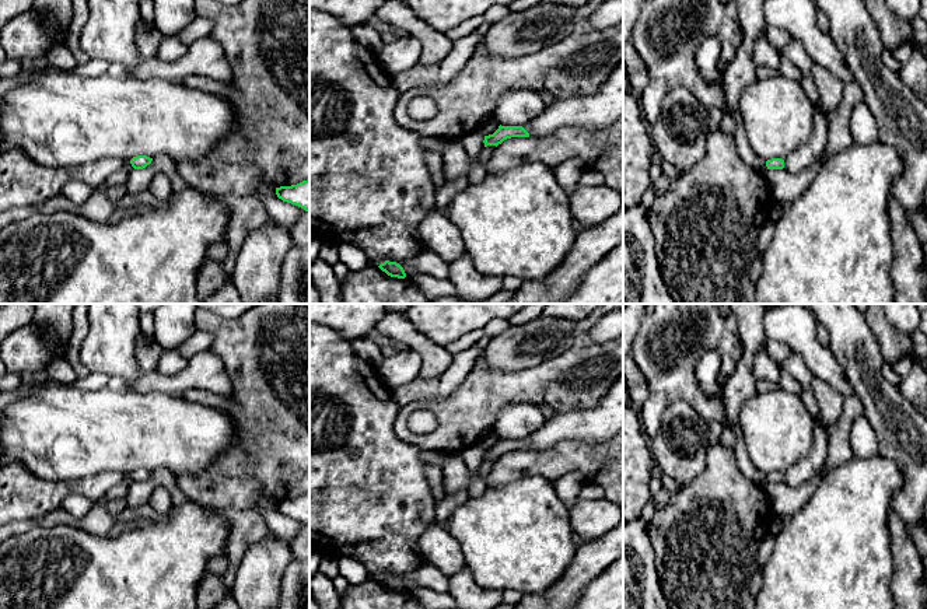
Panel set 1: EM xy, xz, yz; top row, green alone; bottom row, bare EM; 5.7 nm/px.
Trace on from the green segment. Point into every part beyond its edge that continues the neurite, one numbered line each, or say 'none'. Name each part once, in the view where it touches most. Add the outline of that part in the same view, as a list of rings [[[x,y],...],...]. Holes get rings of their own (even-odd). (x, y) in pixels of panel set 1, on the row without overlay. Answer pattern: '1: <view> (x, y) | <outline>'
none

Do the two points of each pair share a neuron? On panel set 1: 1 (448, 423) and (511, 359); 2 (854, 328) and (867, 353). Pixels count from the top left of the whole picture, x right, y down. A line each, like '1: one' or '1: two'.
1: two
2: one

